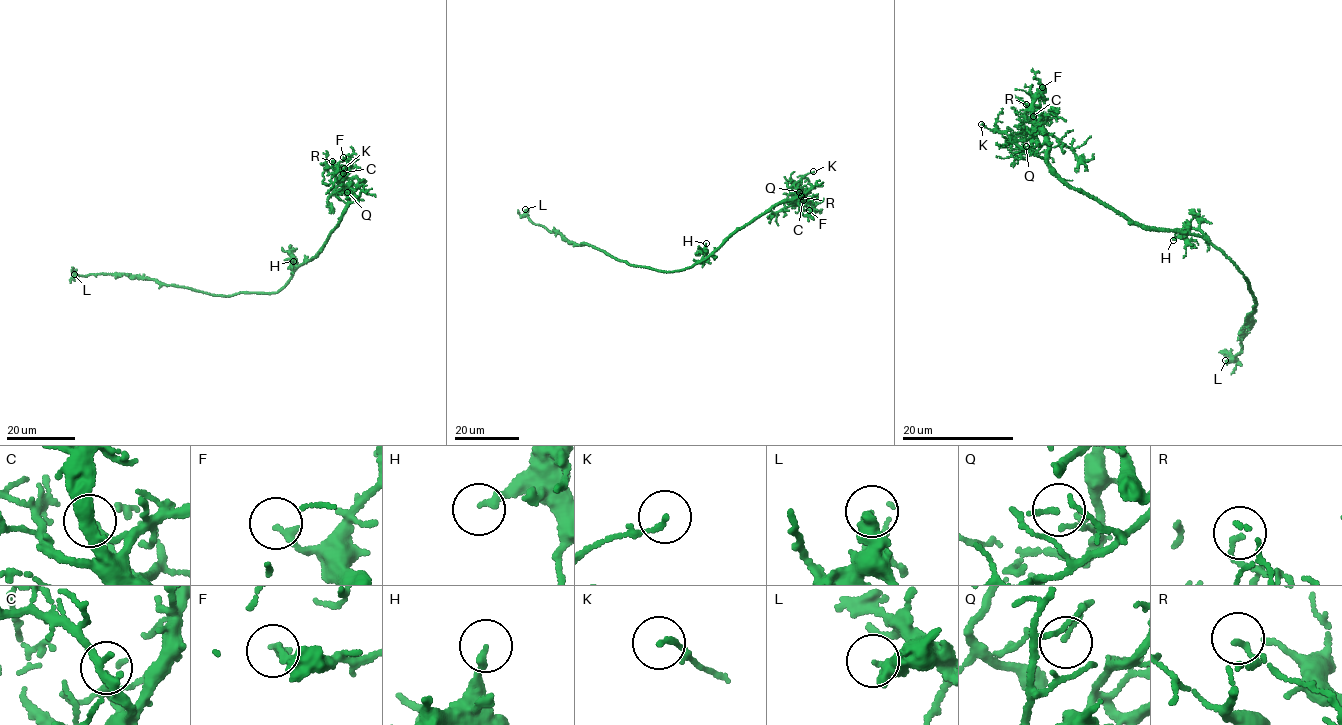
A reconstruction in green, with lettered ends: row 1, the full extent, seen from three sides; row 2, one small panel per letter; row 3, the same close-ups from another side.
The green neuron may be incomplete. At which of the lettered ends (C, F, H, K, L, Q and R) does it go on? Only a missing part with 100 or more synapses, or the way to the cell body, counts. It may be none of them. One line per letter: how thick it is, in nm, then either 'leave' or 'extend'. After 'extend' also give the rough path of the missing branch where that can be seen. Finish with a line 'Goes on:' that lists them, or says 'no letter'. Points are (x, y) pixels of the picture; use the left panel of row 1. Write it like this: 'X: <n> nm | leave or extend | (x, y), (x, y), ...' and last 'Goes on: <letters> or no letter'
C: 140 nm | leave
F: 200 nm | leave
H: 200 nm | leave
K: 110 nm | leave
L: 240 nm | leave
Q: 60 nm | leave
R: 120 nm | leave
Goes on: no letter

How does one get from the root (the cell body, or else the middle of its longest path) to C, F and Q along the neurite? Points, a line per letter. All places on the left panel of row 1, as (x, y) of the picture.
C: (277, 292), (289, 282), (298, 267), (320, 253), (338, 227), (348, 203), (343, 173)
F: (277, 292), (289, 282), (298, 267), (320, 253), (339, 225), (348, 203), (344, 182), (350, 164), (343, 157)
Q: (277, 292), (289, 282), (298, 267), (323, 250), (348, 203), (347, 192)

